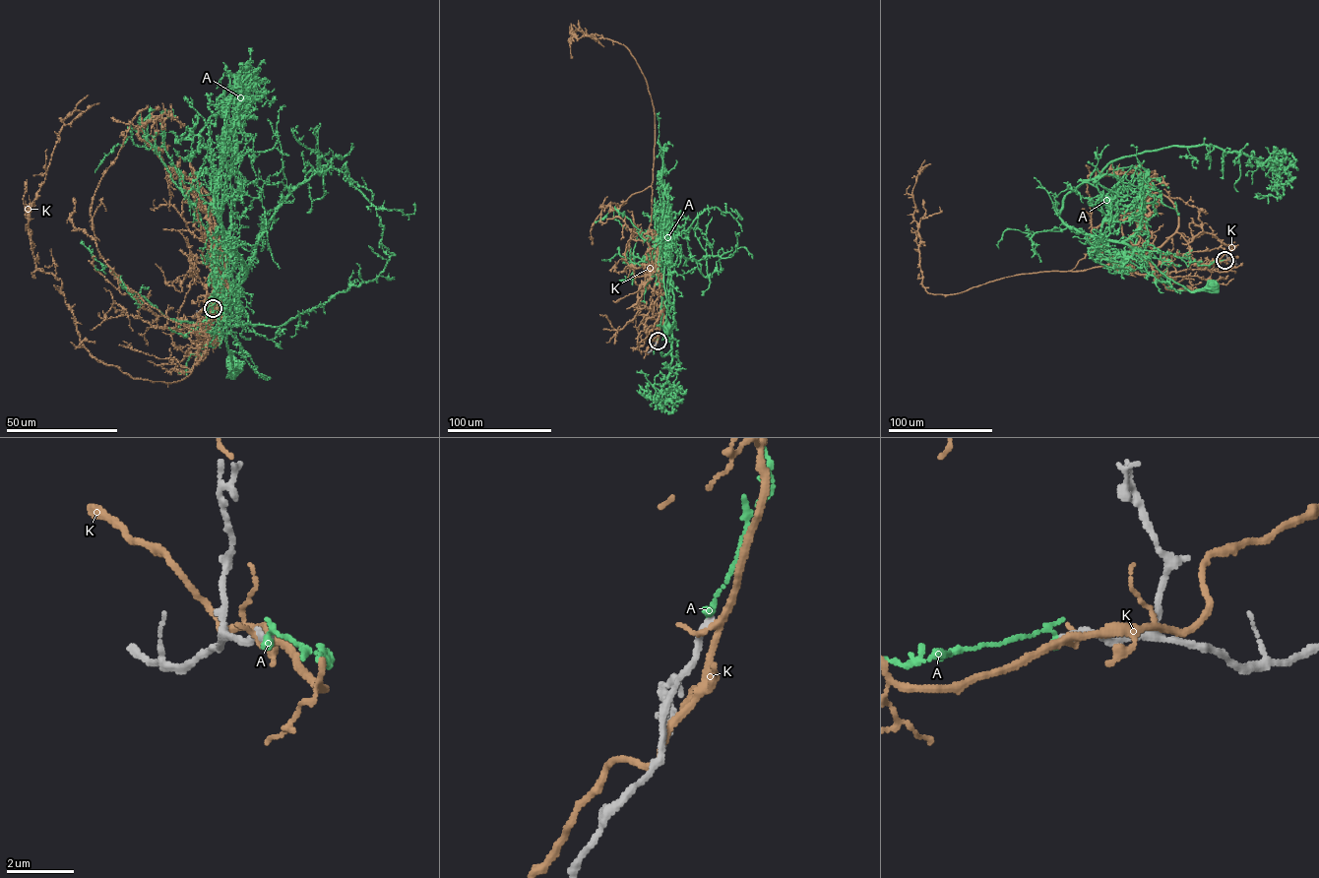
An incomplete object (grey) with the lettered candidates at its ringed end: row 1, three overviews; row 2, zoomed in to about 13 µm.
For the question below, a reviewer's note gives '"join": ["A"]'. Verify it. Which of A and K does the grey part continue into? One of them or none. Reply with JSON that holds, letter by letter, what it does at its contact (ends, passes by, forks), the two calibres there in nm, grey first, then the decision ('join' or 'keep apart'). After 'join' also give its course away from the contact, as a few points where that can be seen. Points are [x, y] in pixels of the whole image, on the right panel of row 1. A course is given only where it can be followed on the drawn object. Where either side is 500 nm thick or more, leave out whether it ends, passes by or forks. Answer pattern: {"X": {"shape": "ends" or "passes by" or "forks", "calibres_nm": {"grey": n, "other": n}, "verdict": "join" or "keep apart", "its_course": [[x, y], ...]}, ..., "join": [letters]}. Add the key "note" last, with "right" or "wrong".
{"A": {"shape": "ends", "calibres_nm": {"grey": 200, "other": 220}, "verdict": "keep apart"}, "K": {"shape": "passes by", "calibres_nm": {"grey": 240, "other": 150}, "verdict": "keep apart"}, "join": [], "note": "wrong"}

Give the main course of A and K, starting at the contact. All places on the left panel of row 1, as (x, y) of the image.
A: (213, 308), (221, 320), (221, 277), (219, 296), (234, 299), (237, 286), (231, 366)
K: (213, 308), (220, 248), (201, 359), (134, 378), (83, 345), (36, 268), (29, 209), (60, 128), (98, 102)

